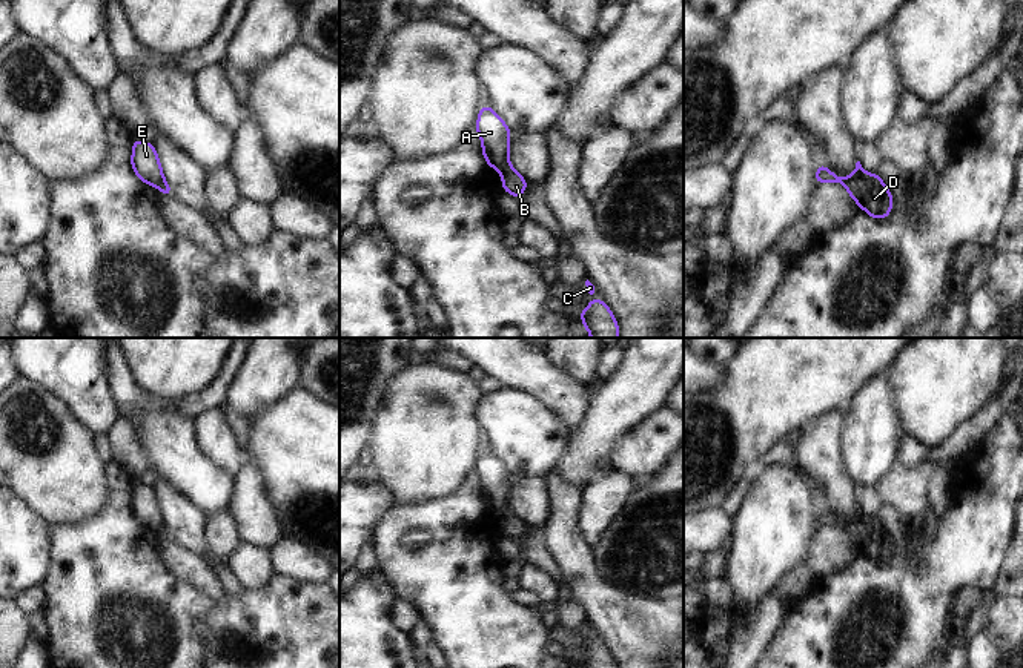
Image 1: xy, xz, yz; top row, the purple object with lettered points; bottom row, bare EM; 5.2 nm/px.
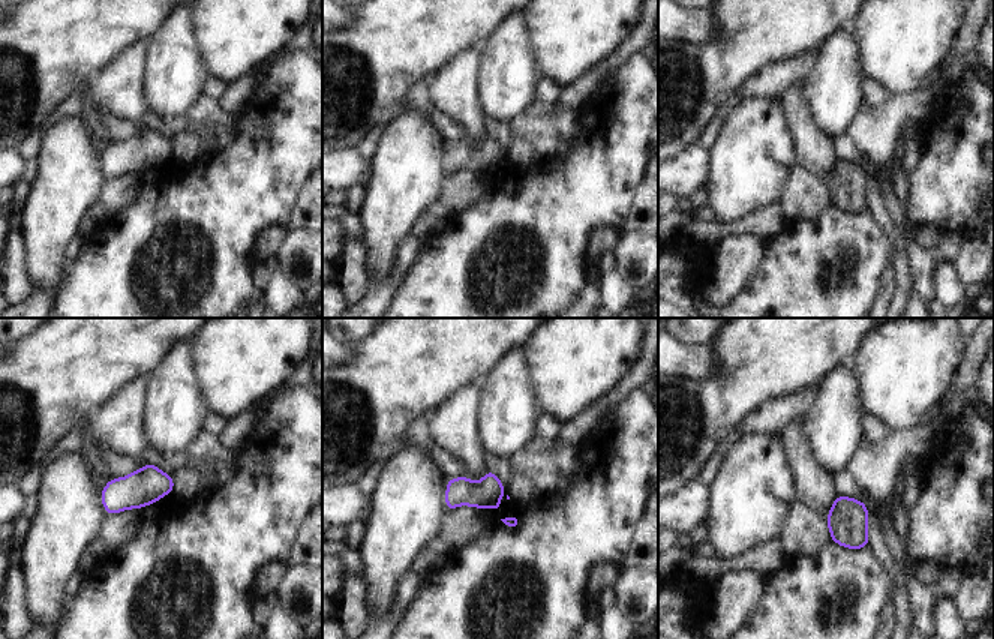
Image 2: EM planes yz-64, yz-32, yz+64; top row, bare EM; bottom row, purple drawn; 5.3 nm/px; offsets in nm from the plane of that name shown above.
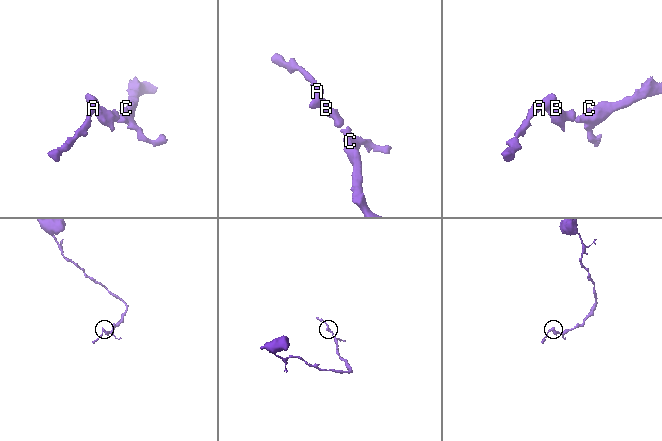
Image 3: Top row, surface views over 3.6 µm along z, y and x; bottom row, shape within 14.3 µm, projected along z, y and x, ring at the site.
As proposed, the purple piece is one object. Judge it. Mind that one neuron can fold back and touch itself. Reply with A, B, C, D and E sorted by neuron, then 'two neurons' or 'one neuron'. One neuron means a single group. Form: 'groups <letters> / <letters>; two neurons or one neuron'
groups A E / B C D; two neurons

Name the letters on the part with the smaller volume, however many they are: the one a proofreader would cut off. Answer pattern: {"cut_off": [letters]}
{"cut_off": ["A", "E"]}

